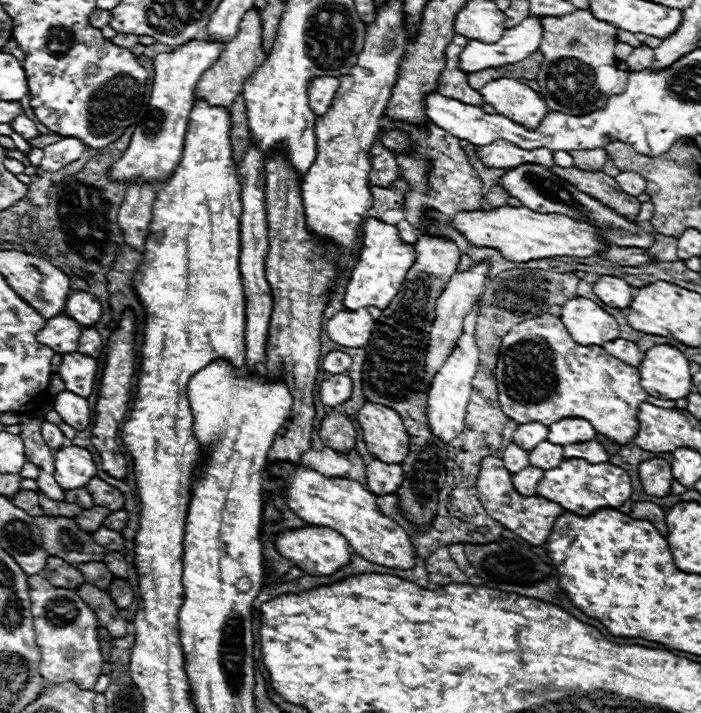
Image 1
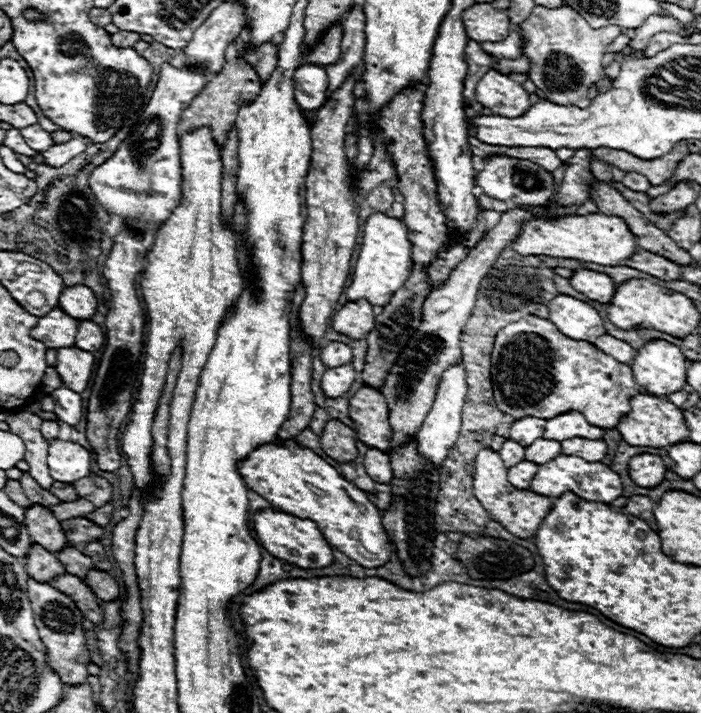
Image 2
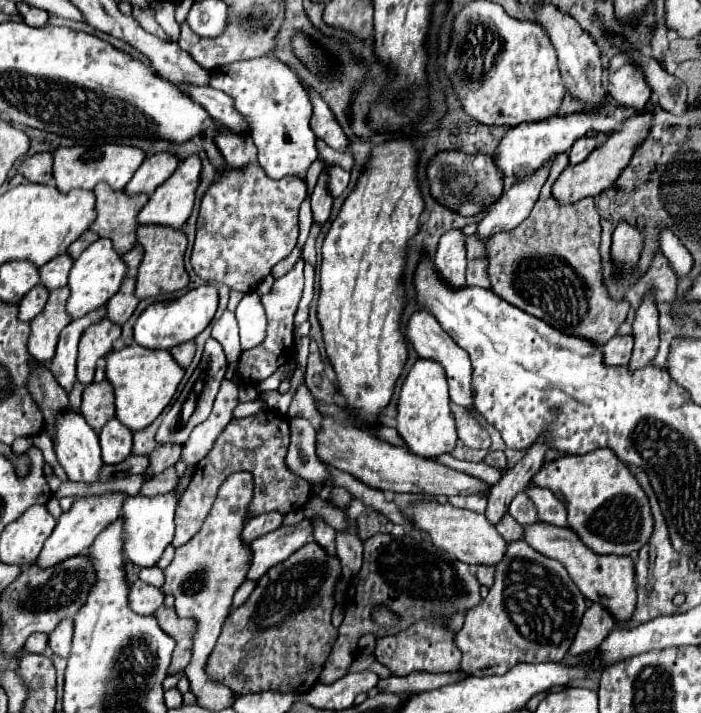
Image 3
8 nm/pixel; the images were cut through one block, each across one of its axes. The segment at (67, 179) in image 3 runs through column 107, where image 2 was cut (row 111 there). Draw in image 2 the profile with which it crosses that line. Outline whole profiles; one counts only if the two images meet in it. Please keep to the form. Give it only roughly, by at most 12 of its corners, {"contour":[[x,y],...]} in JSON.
{"contour":[[162,64],[142,118],[90,176],[146,232],[182,196],[178,124],[202,68]]}

